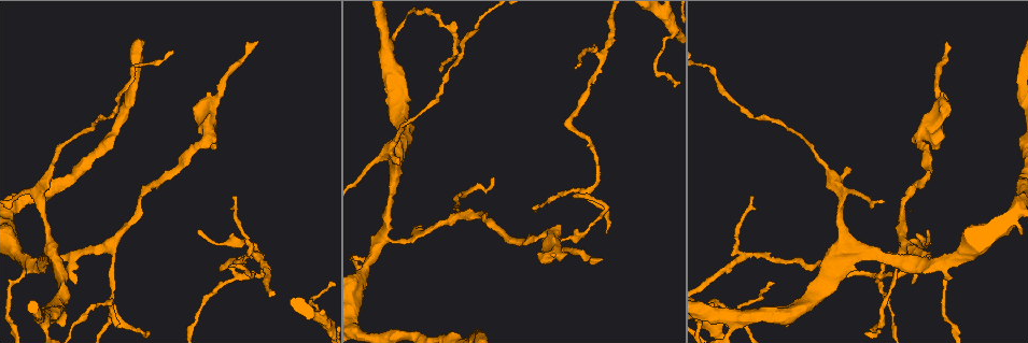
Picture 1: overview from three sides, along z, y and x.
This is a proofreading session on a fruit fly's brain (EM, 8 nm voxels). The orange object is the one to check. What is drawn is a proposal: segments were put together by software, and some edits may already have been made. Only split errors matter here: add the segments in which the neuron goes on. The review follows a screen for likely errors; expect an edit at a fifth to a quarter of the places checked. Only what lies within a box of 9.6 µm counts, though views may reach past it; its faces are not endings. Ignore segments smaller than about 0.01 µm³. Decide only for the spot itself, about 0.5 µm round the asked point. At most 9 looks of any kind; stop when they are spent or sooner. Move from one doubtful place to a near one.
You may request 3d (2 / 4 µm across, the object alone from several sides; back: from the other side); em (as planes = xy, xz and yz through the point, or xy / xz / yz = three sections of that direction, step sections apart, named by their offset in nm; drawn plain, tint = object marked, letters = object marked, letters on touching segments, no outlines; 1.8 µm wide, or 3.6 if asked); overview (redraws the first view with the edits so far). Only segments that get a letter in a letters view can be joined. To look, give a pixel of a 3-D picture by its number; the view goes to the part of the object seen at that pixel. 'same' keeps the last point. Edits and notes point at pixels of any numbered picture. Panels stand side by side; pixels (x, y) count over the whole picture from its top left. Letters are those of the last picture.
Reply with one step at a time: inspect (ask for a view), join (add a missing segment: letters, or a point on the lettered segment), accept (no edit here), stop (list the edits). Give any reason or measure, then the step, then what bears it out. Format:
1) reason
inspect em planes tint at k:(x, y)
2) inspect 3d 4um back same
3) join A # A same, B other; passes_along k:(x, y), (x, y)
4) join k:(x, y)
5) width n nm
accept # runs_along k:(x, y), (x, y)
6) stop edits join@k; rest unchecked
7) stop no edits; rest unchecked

three-way junction
inspect em xy step 8 letters at 1:(668, 36)

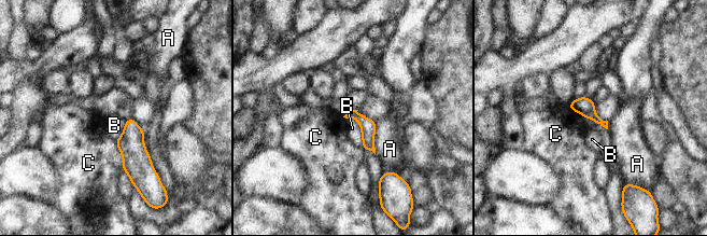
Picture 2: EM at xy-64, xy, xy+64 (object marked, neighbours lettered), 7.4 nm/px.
accept # A other, B other, C other; border 2:(347, 118), (361, 126), (362, 148); no lettered segment goes on from it

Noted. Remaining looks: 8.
abrupt turn
inspect 3d 2um at 1:(811, 267)

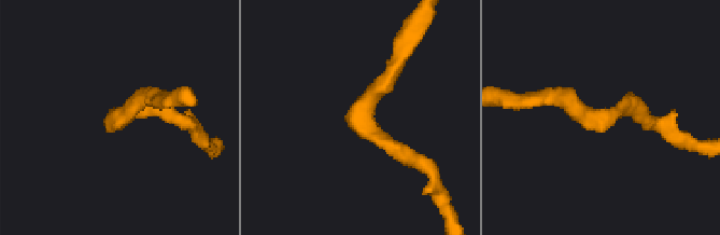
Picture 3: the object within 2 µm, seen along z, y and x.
now the EM
inspect em yz step 8 tint at 3:(601, 112)

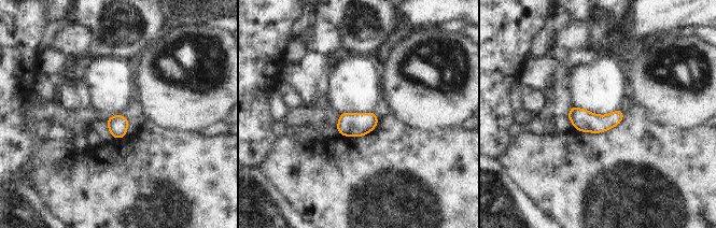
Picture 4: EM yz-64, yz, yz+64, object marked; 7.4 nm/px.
cut it another way
inspect em xz step 16 letters same

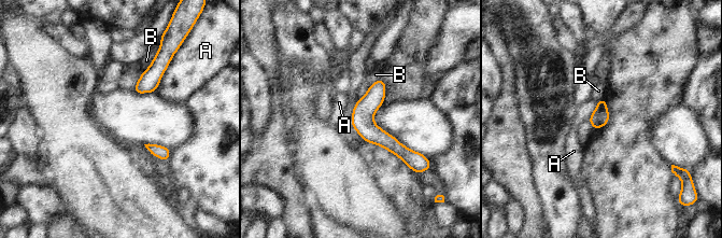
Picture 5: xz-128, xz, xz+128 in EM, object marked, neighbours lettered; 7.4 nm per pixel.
accept # A other, B other; border 5:(169, 65), (158, 86), (153, 92); none of them fits

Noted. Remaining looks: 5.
thick turns thin
inspect em yz step 4 tint at 1:(917, 137)

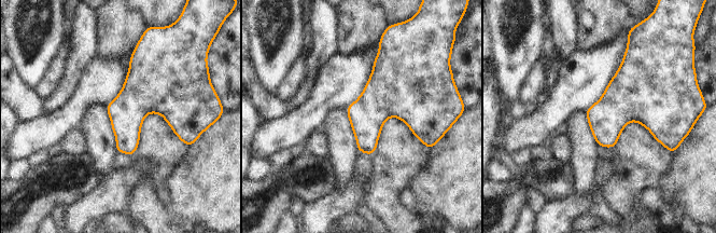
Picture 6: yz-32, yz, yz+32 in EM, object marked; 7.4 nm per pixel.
cut it another way
inspect em planes letters same

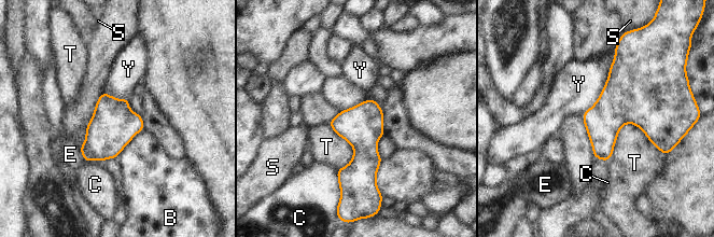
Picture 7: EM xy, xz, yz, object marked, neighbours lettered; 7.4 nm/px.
width 280 nm; longest_contact Y 550 nm
accept # B other, C other, E other, S other, T other, Y other; none of them fits

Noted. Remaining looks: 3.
branch stops here
inspect em planes letters at 1:(399, 165)

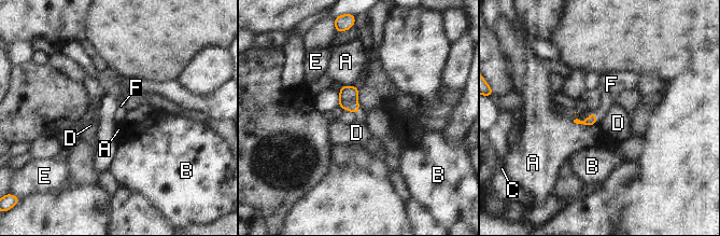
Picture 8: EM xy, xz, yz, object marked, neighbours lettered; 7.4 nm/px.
longest_contact A 150 nm
join F # A other, B other, C other, D other, E other, F same; passes_along 8:(590, 120), (595, 119), (609, 88); it goes on there

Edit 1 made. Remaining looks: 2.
stop edits join@8; rest unchecked

